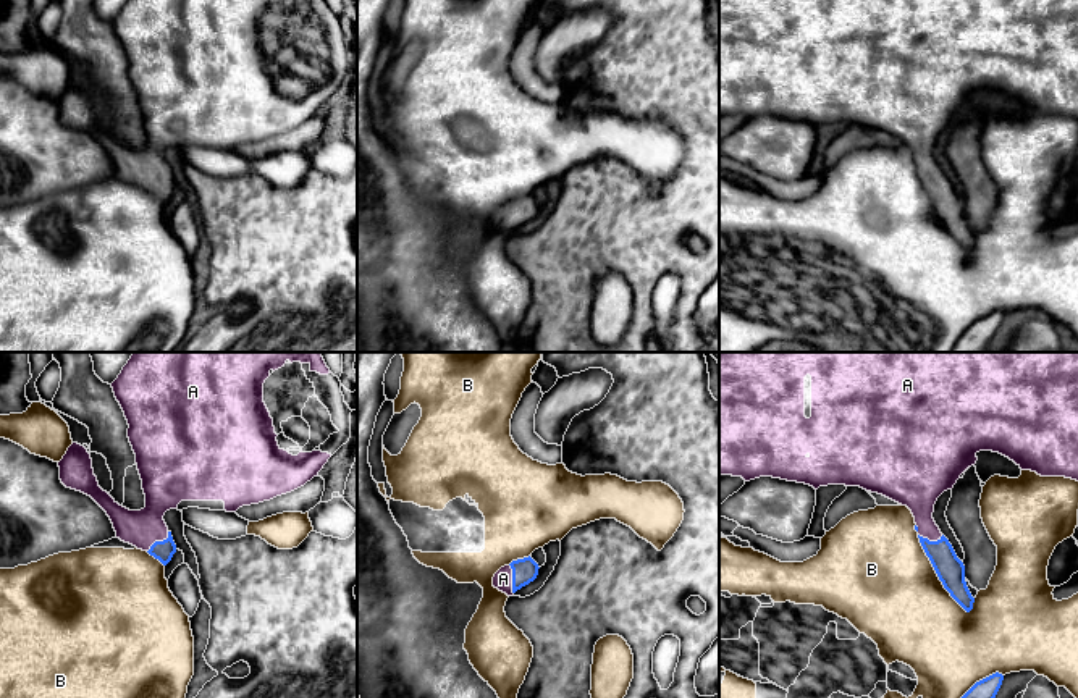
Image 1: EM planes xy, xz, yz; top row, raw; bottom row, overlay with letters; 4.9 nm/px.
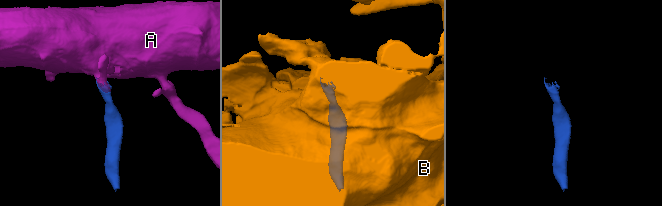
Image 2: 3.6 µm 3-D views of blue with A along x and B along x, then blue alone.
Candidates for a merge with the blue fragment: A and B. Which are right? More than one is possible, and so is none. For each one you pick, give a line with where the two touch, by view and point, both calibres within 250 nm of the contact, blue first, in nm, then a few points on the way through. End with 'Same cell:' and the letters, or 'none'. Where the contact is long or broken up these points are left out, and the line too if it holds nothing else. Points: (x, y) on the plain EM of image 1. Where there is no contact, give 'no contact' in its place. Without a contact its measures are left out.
A: contact xz (513, 217); calibres 130 and 100 nm; way xz (524, 209), (513, 217), (503, 217)
Same cell: A

